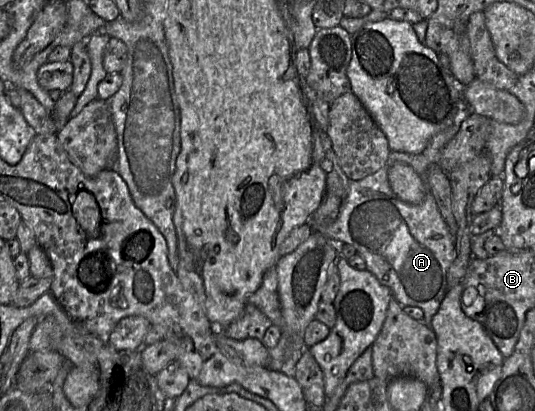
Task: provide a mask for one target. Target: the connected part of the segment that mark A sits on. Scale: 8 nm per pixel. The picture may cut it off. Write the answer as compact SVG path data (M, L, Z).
M464 99L457 103L457 113L453 124L445 131L435 135L426 149L420 154L391 151L387 164L373 175L357 181L350 180L349 191L342 201L339 215L334 222L323 228L317 228L320 232L335 243L347 243L355 247L366 262L366 270L371 272L378 281L388 287L393 297L405 306L416 306L424 312L424 323L432 329L431 321L438 311L447 292L447 272L456 258L455 237L450 233L443 219L432 193L428 190L424 200L420 204L410 204L400 200L392 191L388 170L395 163L404 163L411 166L426 183L427 172L432 164L439 164L444 146L457 134L462 122L471 114L471 109Z

